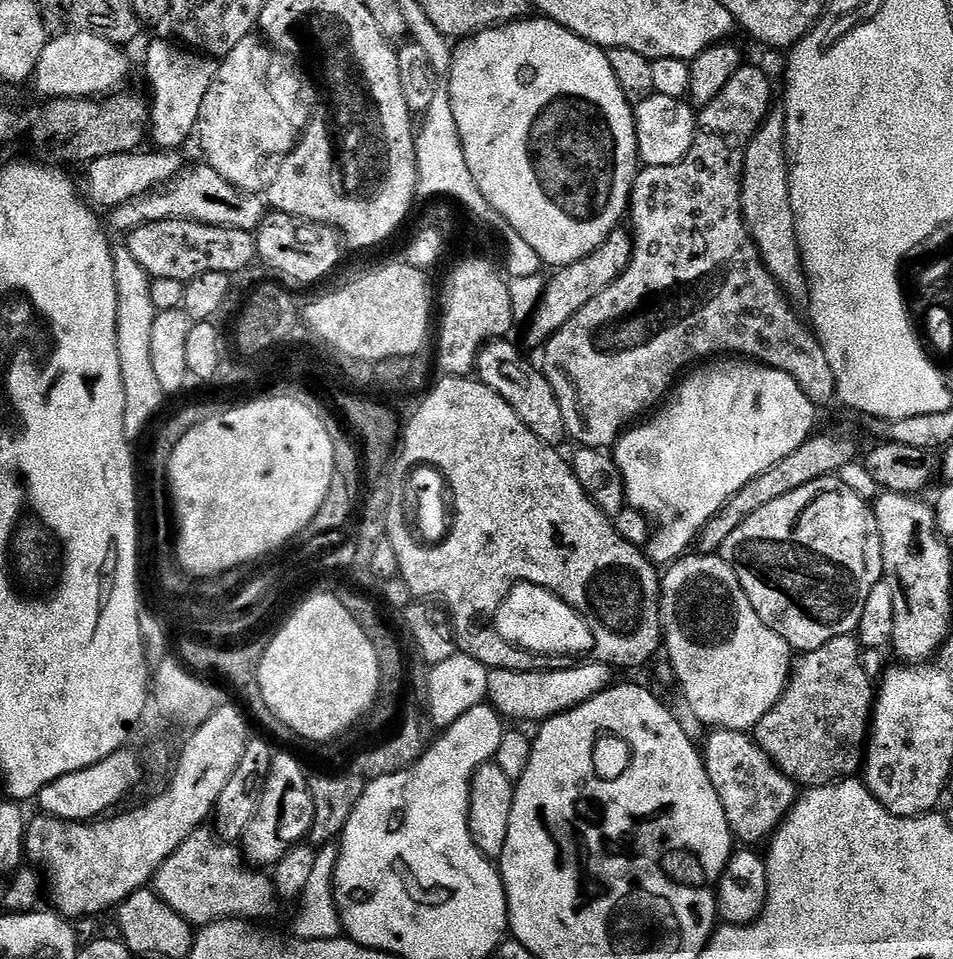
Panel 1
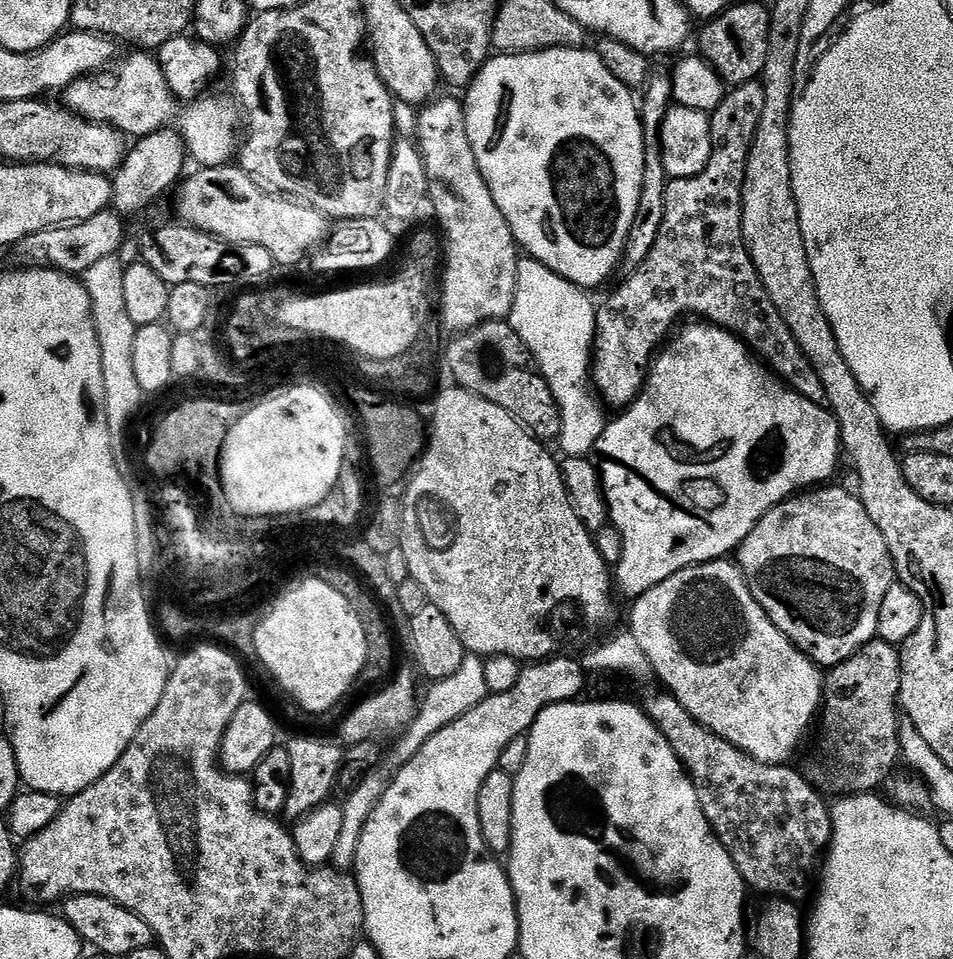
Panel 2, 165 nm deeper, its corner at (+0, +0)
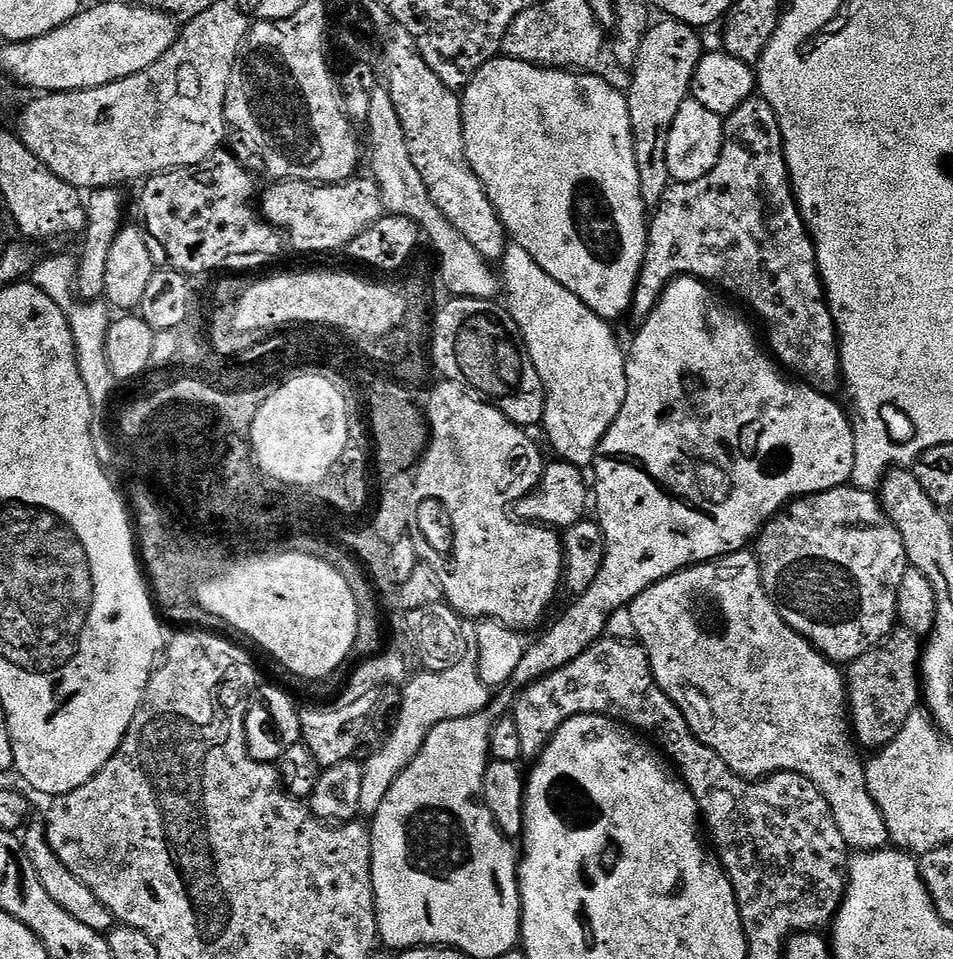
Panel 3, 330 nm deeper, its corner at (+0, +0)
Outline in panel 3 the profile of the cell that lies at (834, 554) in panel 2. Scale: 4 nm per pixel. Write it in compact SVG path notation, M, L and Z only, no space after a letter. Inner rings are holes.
M867 487L831 488L793 499L761 528L754 548L764 589L776 601L780 617L833 662L858 659L892 631L897 623L898 586L910 571L902 534L884 513L879 499L864 488Z

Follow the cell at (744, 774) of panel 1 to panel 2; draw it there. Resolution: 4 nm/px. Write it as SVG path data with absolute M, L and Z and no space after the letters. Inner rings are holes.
M656 688L650 689L642 699L643 710L654 722L654 726L662 730L666 742L670 742L674 754L683 762L689 778L694 782L694 790L698 790L698 802L702 802L702 810L714 834L722 846L728 848L730 858L734 858L734 866L745 885L751 891L753 888L754 891L761 892L759 895L764 898L799 901L799 896L808 888L808 875L815 868L817 871L822 853L832 842L832 814L829 805L824 805L823 798L812 789L811 782L806 777L799 776L792 766L767 764L743 752L726 738L699 724L671 692Z

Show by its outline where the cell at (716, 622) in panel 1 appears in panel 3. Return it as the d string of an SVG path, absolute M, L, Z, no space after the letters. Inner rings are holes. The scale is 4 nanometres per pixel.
M751 551L729 552L728 555L718 560L710 560L706 564L694 564L690 568L684 568L659 580L654 586L650 586L631 605L632 617L634 618L635 639L639 641L645 652L648 653L648 661L652 667L652 673L656 684L666 695L671 698L682 710L686 722L692 728L692 733L698 737L710 750L714 750L734 770L746 780L759 780L765 776L773 776L776 772L793 772L802 774L818 786L818 790L826 798L834 818L838 822L838 830L842 830L842 838L849 849L857 853L874 852L878 848L885 847L889 843L888 827L874 802L874 798L868 789L866 782L866 764L854 743L854 733L850 727L850 709L846 699L846 680L835 663L828 657L817 652L800 633L795 632L782 617L775 600L764 589L764 583L760 577L760 561Z

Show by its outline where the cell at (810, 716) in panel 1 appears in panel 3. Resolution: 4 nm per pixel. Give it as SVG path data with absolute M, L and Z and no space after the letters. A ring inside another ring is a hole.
M896 626L879 644L847 665L846 699L850 709L850 727L855 743L861 749L879 750L894 742L902 726L906 726L913 712L917 711L922 700L922 681L918 673L921 655L921 637Z

